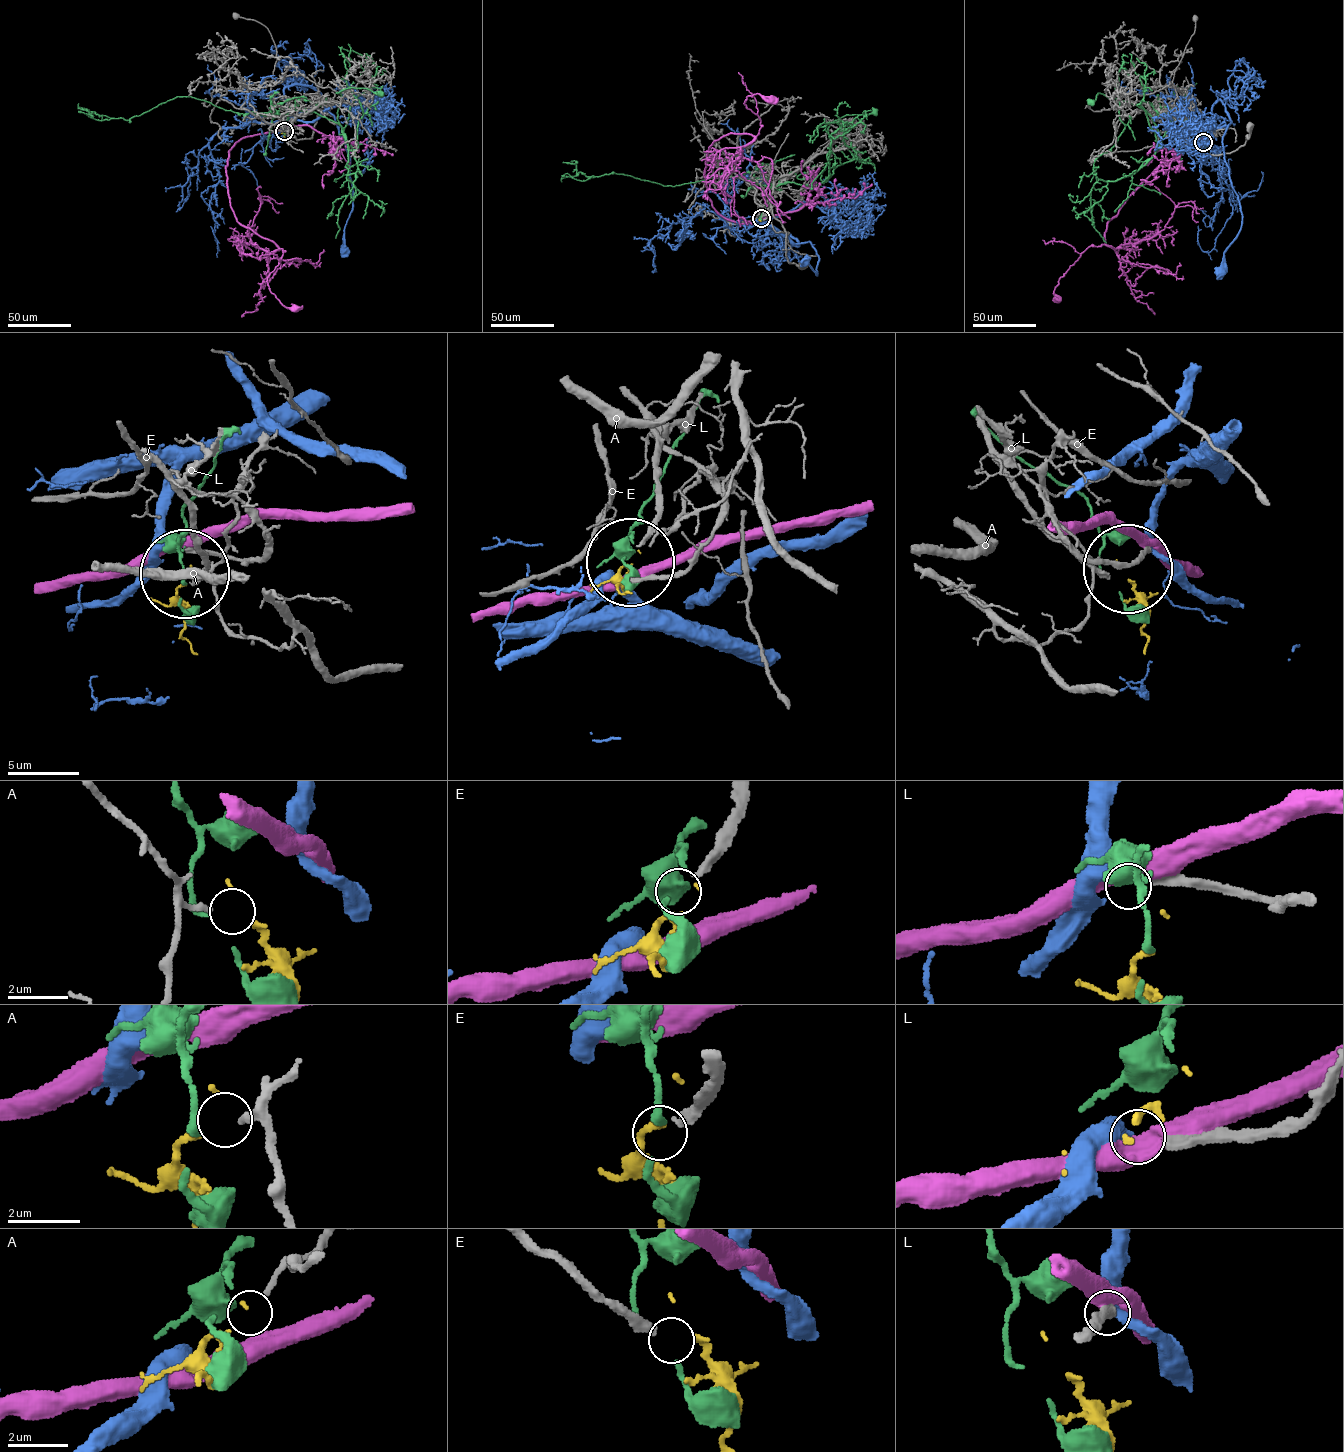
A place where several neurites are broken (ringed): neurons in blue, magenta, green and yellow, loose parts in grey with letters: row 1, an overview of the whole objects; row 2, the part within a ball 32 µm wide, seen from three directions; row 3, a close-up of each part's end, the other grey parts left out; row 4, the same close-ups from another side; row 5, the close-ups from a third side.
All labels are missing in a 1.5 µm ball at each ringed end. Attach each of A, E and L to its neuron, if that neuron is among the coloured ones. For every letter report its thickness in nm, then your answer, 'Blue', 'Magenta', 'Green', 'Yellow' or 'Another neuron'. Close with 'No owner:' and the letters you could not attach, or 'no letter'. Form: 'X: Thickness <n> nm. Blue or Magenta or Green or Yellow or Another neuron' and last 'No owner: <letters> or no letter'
A: Thickness 170 nm. Yellow
E: Thickness 300 nm. Another neuron
L: Thickness 300 nm. Blue
No owner: E

